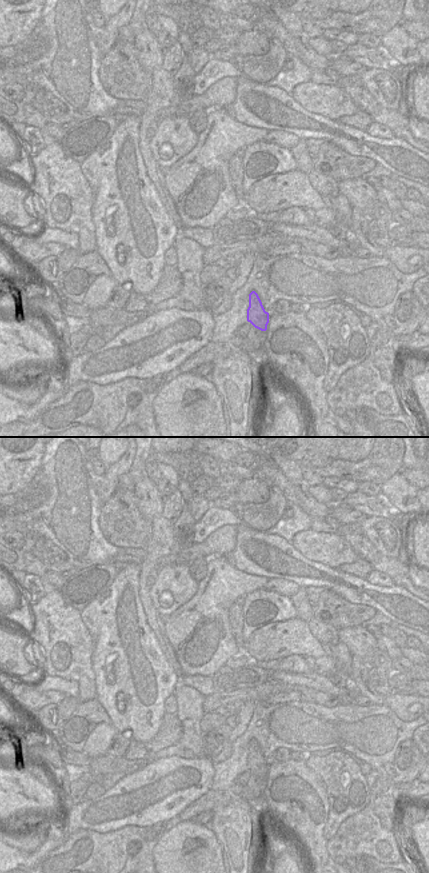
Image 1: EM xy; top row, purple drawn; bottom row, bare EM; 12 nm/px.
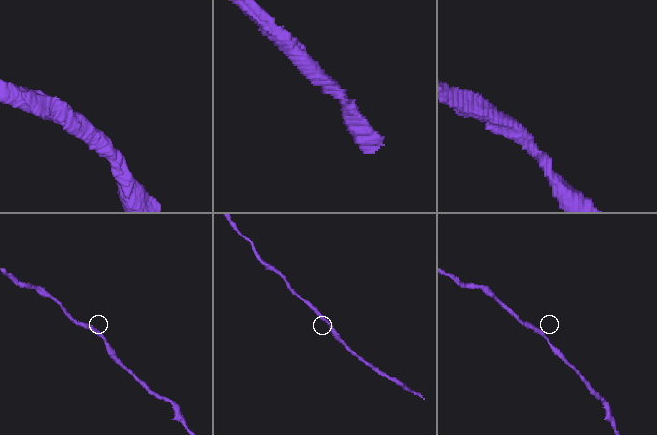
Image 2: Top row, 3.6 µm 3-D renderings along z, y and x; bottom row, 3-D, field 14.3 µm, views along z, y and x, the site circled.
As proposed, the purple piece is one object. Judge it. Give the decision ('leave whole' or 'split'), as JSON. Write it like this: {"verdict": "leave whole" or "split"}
{"verdict": "leave whole"}

